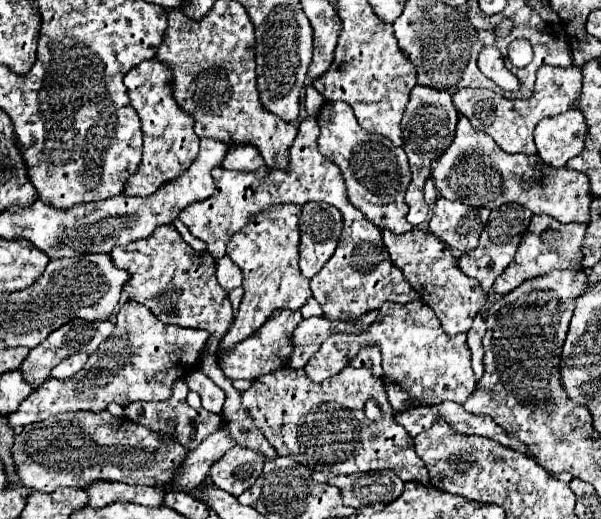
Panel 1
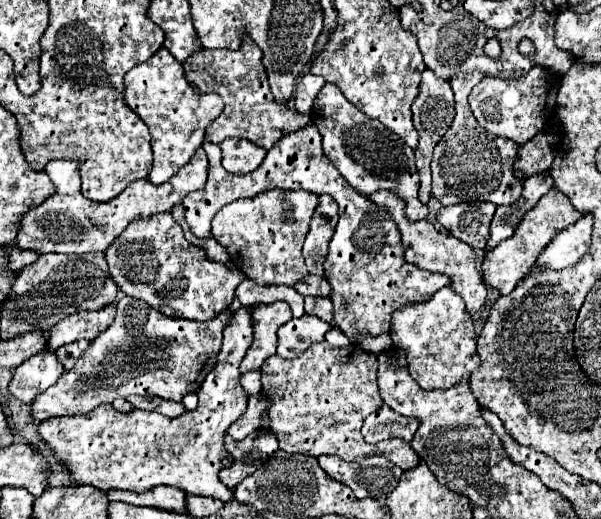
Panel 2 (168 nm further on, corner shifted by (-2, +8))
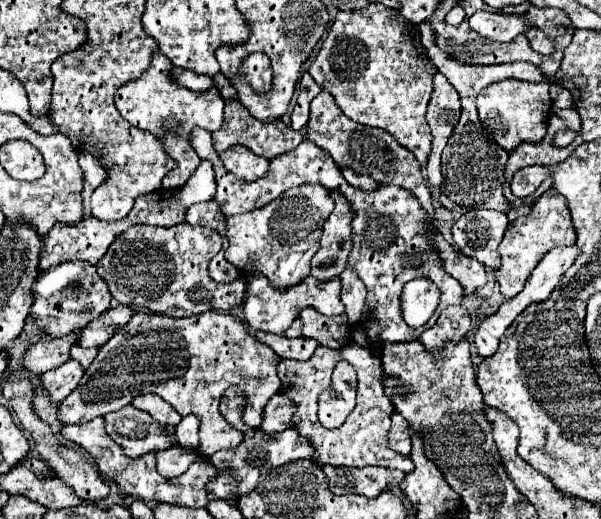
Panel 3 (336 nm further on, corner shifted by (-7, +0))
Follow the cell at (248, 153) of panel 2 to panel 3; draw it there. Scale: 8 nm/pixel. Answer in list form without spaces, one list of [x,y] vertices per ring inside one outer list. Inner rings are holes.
[[[233,146],[233,148],[225,150],[221,154],[221,160],[223,160],[225,168],[231,174],[239,176],[243,182],[253,182],[253,180],[261,178],[269,168],[269,160],[255,156],[245,146]]]

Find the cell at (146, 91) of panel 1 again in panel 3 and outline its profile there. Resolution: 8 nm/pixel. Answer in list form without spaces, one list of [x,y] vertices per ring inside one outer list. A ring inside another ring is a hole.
[[[157,52],[149,70],[143,76],[123,84],[115,92],[115,106],[131,126],[155,134],[157,140],[163,144],[163,150],[171,156],[171,160],[175,160],[177,166],[161,180],[163,188],[181,188],[201,162],[201,158],[197,156],[197,152],[193,152],[189,144],[189,132],[193,132],[193,128],[217,132],[217,128],[221,128],[225,120],[225,114],[223,98],[215,86],[209,88],[209,92],[193,92],[189,88],[181,88],[181,84],[173,80],[171,70],[173,64],[169,64],[169,60]]]

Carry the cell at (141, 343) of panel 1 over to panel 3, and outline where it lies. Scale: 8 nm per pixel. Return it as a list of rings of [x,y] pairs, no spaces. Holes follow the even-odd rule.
[[[217,310],[191,318],[135,312],[129,326],[133,328],[121,328],[121,332],[115,332],[111,340],[99,348],[97,358],[87,368],[79,386],[59,404],[57,420],[63,426],[85,424],[97,416],[117,412],[131,404],[133,396],[153,392],[169,402],[181,416],[199,416],[199,450],[211,456],[243,440],[243,434],[219,412],[223,392],[231,386],[243,390],[243,422],[251,428],[261,424],[263,406],[281,386],[277,376],[279,358],[267,344],[261,344],[237,316]]]

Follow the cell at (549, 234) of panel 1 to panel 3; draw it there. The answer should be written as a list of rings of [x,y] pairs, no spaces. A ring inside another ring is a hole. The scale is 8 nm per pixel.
[[[549,188],[533,206],[533,214],[521,218],[517,224],[507,228],[501,244],[499,244],[499,254],[501,254],[501,268],[493,270],[497,284],[501,286],[501,294],[505,298],[517,296],[533,268],[539,264],[539,260],[555,246],[571,246],[577,242],[577,232],[573,228],[571,212],[567,206],[565,196],[561,196],[555,188]]]

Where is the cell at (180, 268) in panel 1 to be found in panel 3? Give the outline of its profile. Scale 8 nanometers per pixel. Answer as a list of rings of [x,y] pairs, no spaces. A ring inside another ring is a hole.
[[[137,224],[129,228],[129,232],[123,232],[111,246],[109,252],[99,260],[97,272],[99,276],[109,284],[109,290],[113,298],[135,312],[155,312],[165,314],[171,318],[187,318],[193,314],[209,312],[209,310],[221,310],[229,312],[243,304],[245,296],[245,278],[237,276],[237,280],[227,283],[217,283],[208,274],[208,266],[212,258],[221,250],[221,236],[219,234],[207,234],[201,226],[189,226],[189,224],[175,224],[173,228],[157,228],[149,224]]]

